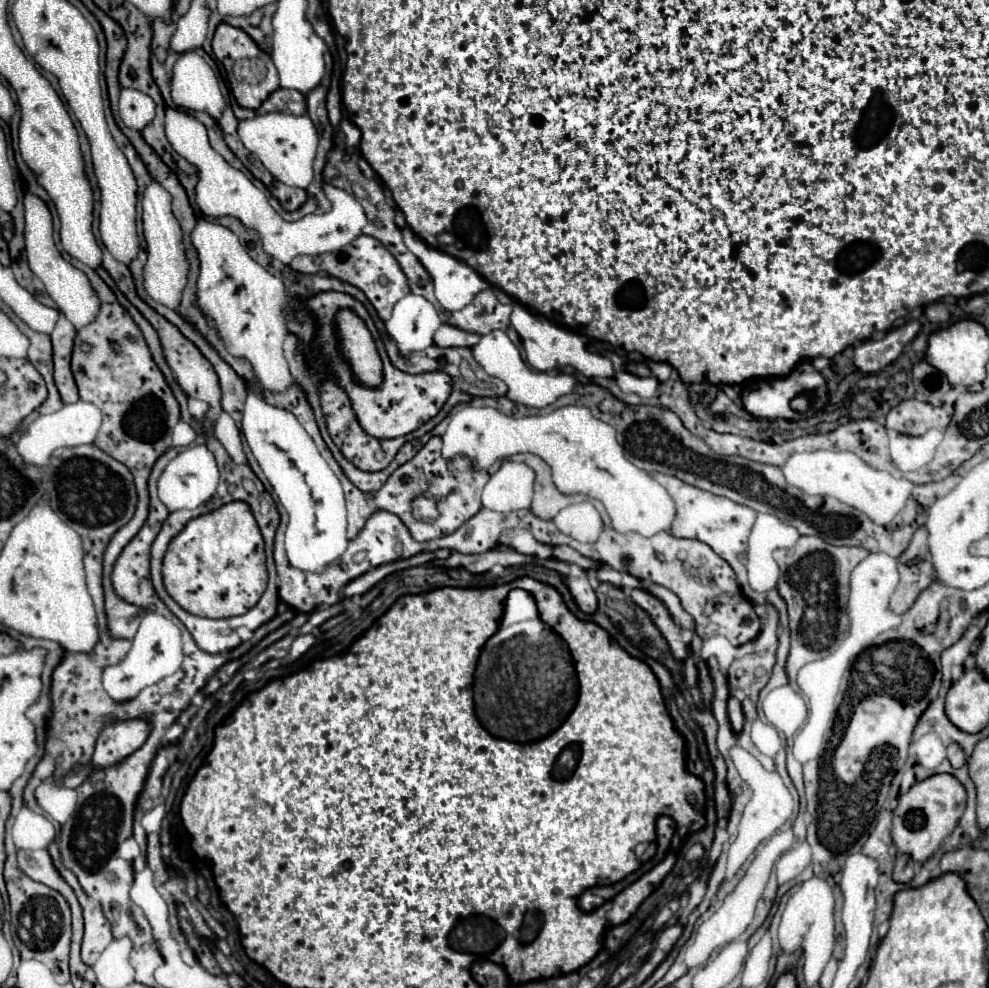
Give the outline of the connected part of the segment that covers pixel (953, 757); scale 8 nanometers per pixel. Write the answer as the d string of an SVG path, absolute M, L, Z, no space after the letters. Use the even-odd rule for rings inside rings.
M952 743L952 745L948 747L948 761L950 761L950 765L952 765L954 769L960 769L960 767L966 763L966 757L964 757L962 749L960 749L956 743Z

